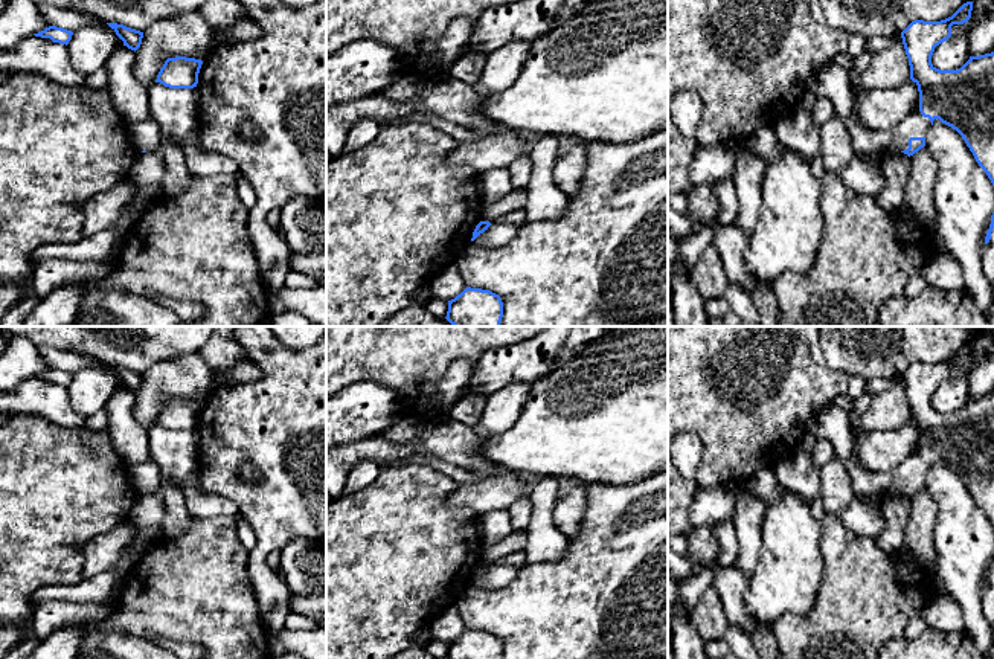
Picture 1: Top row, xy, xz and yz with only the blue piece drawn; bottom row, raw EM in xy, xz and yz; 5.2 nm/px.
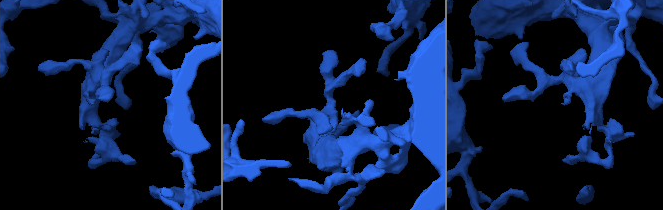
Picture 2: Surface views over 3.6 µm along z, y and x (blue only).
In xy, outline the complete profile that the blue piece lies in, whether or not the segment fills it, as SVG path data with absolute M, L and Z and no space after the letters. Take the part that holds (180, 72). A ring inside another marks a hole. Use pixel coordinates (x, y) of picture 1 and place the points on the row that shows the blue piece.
M168 58L157 75L156 82L169 88L194 88L198 84L201 64L203 61L195 58Z

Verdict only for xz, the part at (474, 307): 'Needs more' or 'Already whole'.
Already whole

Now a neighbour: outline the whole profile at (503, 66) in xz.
M511 41L488 53L476 85L479 95L497 95L512 85L523 70L531 47L529 41Z

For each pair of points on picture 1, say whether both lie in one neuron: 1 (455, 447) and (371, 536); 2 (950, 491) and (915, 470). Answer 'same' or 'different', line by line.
1: different
2: different

